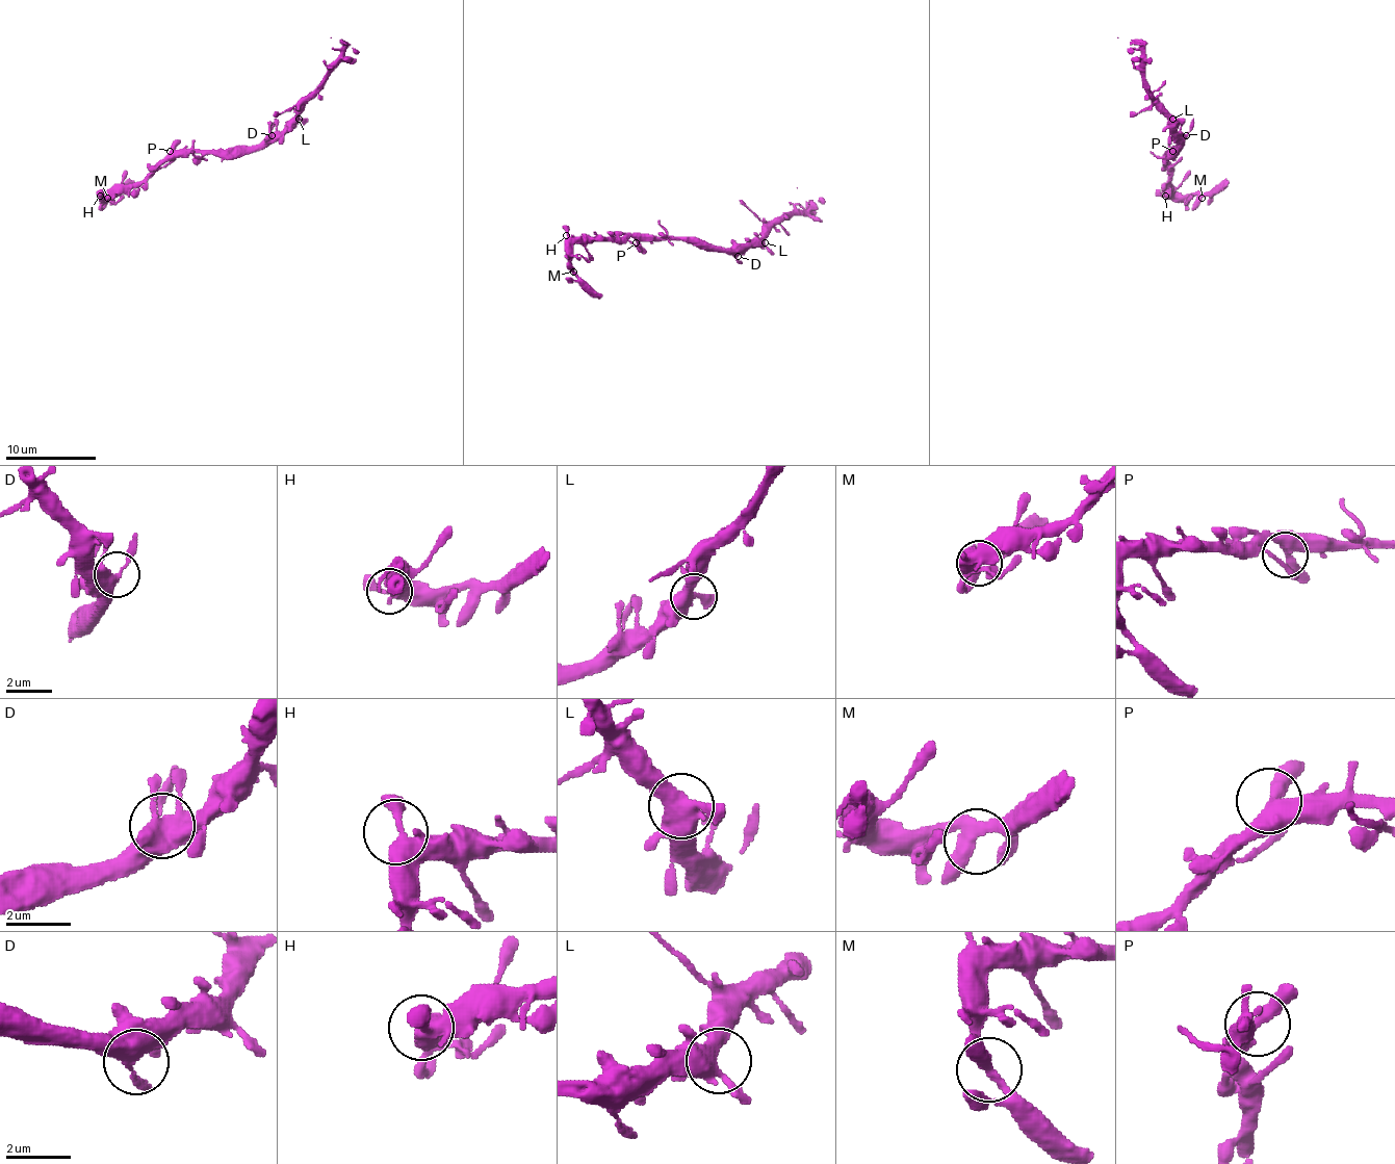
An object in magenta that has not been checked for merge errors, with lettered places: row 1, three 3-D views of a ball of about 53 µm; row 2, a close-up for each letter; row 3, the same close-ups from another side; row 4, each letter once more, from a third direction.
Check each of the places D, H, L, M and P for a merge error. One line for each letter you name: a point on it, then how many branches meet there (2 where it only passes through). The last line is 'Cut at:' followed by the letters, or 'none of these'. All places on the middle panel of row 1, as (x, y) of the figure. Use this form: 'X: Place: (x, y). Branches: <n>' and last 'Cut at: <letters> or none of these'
Cut at: none of these

